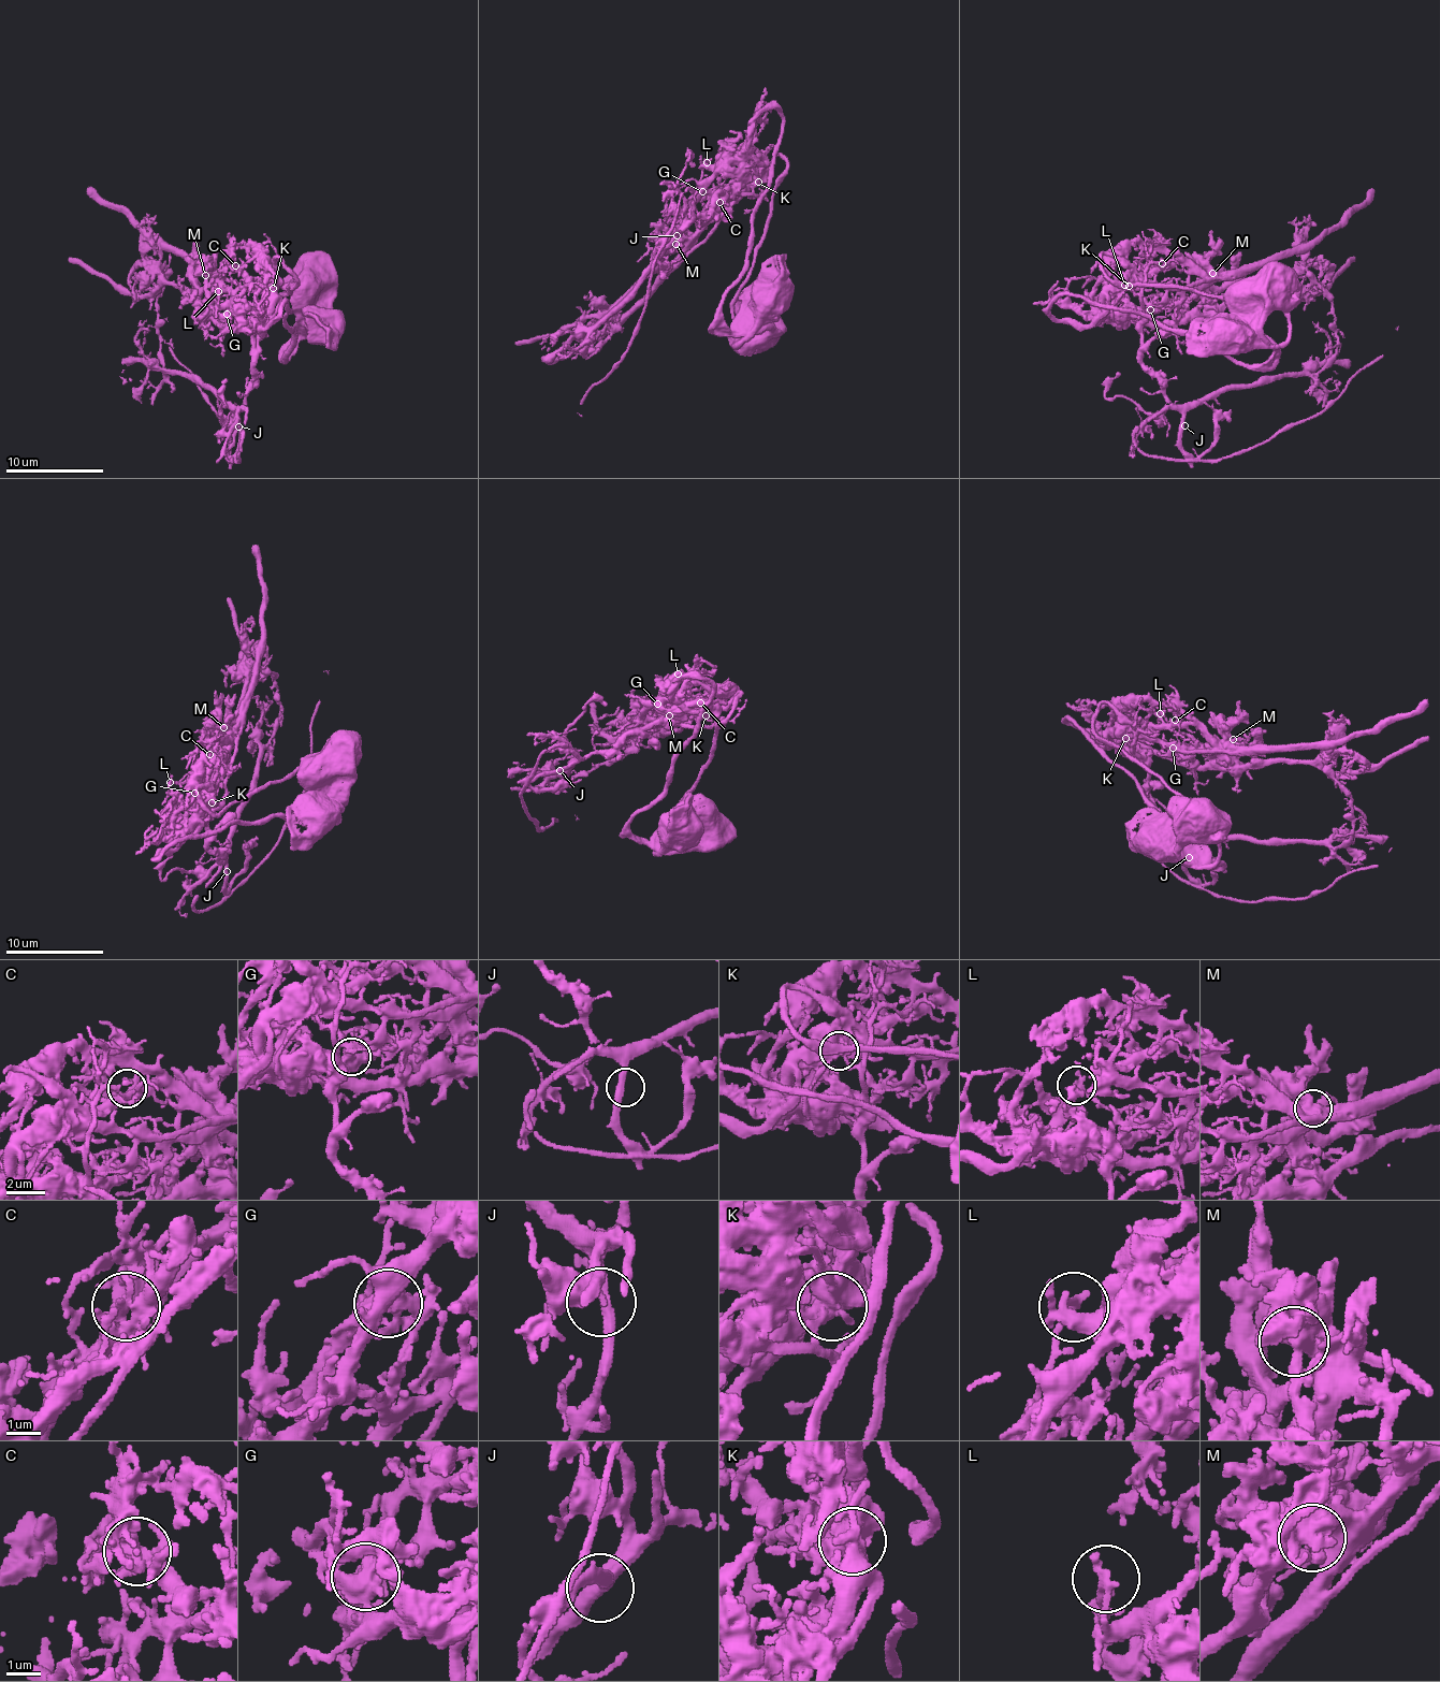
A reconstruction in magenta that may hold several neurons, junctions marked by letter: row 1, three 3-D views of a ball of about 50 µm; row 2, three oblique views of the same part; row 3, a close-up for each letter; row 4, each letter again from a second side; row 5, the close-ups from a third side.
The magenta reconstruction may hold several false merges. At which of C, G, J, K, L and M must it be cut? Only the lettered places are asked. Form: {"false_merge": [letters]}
{"false_merge": ["G", "K", "L"]}

